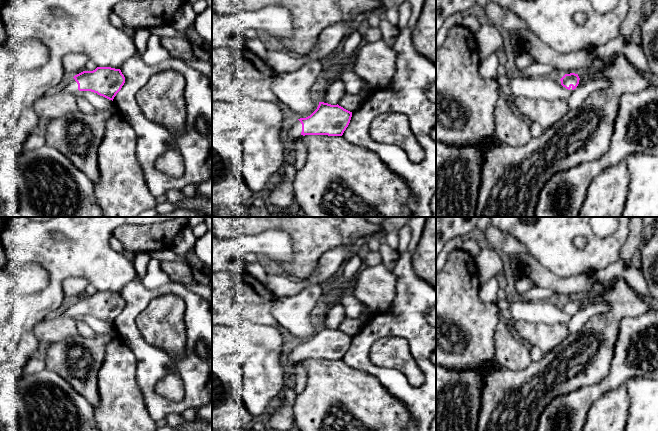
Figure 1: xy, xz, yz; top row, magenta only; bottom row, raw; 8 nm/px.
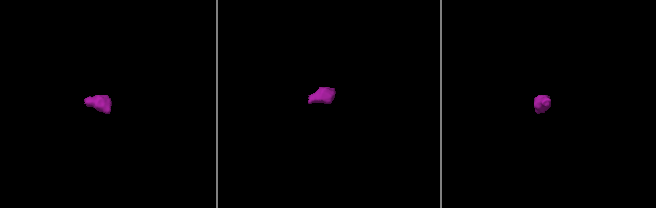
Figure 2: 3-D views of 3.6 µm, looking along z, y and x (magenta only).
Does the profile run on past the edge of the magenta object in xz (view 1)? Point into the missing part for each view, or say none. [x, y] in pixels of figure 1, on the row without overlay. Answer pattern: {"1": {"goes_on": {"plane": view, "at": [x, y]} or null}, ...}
{"1": {"goes_on": {"plane": "xz", "at": [293, 354]}}}

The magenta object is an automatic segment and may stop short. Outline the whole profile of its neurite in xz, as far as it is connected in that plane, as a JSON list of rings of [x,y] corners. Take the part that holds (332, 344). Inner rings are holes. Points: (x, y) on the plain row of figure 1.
[[[319,326],[317,333],[308,341],[290,346],[282,357],[285,378],[296,379],[291,365],[300,359],[342,360],[348,351],[352,336],[337,329]]]

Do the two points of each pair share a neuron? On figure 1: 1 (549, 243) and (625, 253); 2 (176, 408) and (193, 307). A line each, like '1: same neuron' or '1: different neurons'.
1: different neurons
2: same neuron

